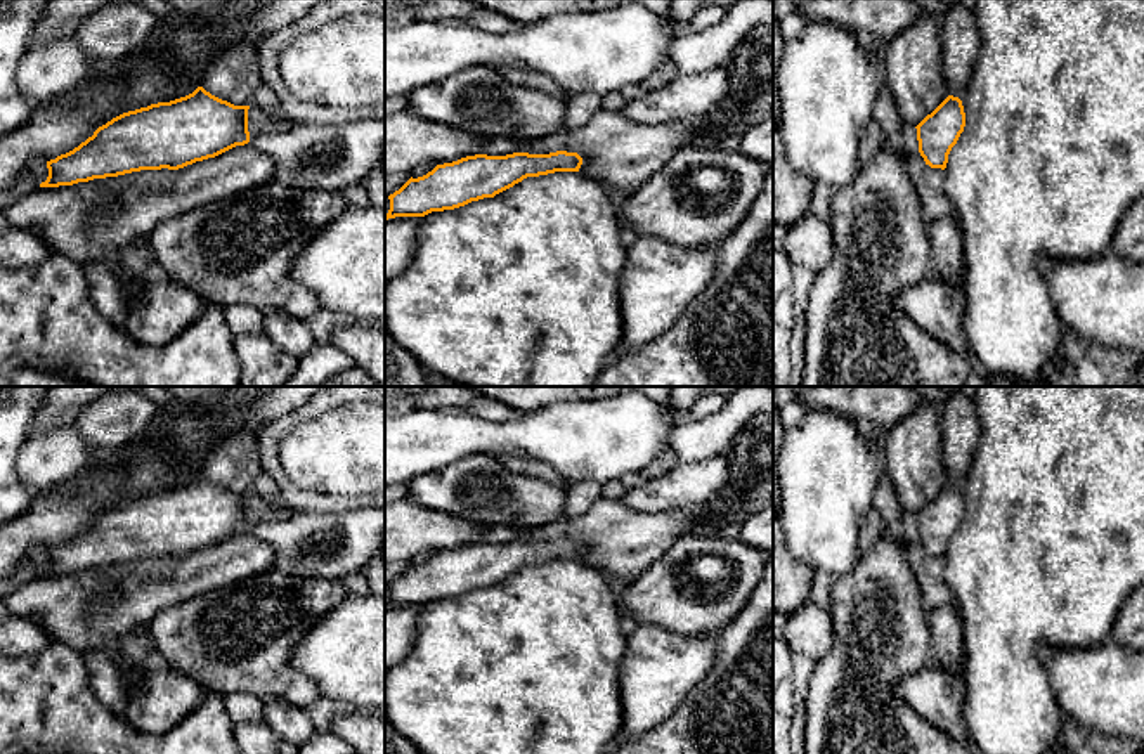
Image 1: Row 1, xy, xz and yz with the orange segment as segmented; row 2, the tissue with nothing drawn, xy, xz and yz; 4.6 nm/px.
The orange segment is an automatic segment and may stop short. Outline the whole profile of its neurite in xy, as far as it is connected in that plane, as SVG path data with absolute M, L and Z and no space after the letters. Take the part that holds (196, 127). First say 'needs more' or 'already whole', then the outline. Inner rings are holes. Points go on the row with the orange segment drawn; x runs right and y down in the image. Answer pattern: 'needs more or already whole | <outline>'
already whole | M198 87L185 97L123 113L73 151L47 161L49 177L40 187L73 185L140 170L179 170L215 158L250 142L248 109L250 106L234 106Z

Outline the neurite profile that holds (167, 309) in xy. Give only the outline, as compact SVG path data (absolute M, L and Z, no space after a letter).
M137 279L142 302L130 303L127 333L132 340L161 347L175 340L201 312L205 300L184 286Z

